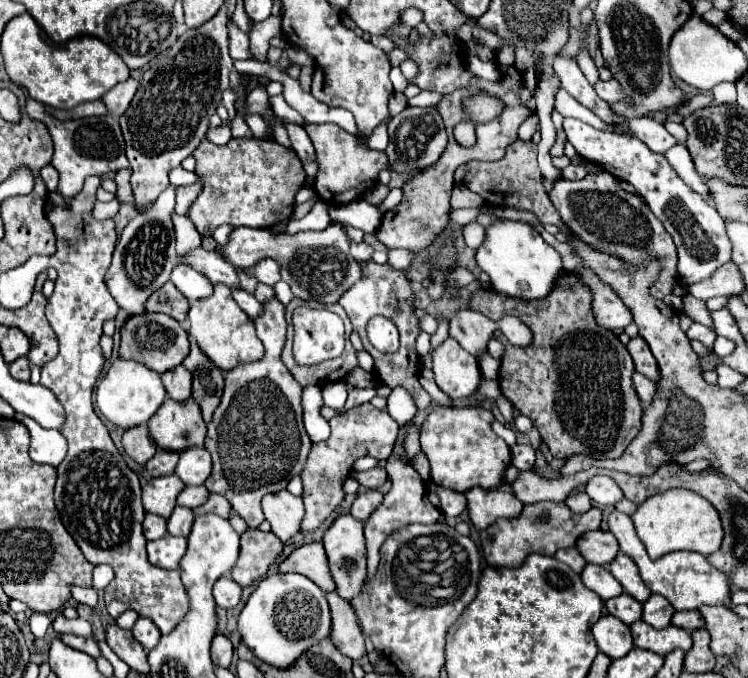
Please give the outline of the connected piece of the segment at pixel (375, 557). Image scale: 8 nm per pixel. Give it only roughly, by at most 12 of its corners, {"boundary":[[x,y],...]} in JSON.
{"boundary":[[390,457],[392,489],[364,521],[368,581],[386,537],[410,523],[436,523],[418,473]]}

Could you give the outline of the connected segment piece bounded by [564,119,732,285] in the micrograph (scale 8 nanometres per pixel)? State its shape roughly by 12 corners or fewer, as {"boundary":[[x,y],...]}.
{"boundary":[[578,119],[580,157],[634,185],[686,285],[730,261],[720,213],[640,139]]}

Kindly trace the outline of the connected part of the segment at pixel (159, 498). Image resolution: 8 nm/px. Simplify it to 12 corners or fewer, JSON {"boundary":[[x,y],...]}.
{"boundary":[[172,473],[154,477],[142,489],[148,513],[168,519],[184,489]]}

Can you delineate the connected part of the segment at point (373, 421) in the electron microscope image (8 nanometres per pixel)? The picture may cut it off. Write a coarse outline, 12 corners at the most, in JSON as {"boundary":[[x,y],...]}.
{"boundary":[[370,403],[332,417],[312,443],[304,531],[342,503],[354,459],[388,459],[398,423]]}

